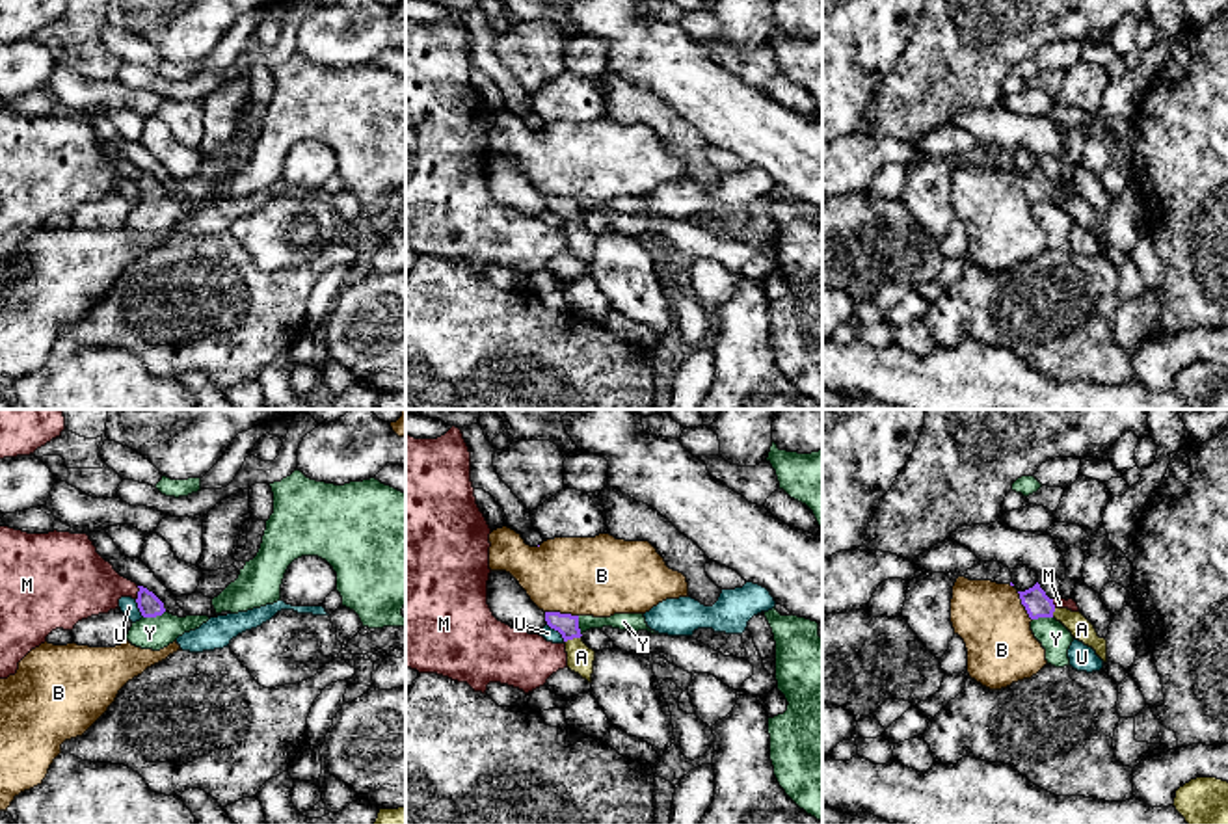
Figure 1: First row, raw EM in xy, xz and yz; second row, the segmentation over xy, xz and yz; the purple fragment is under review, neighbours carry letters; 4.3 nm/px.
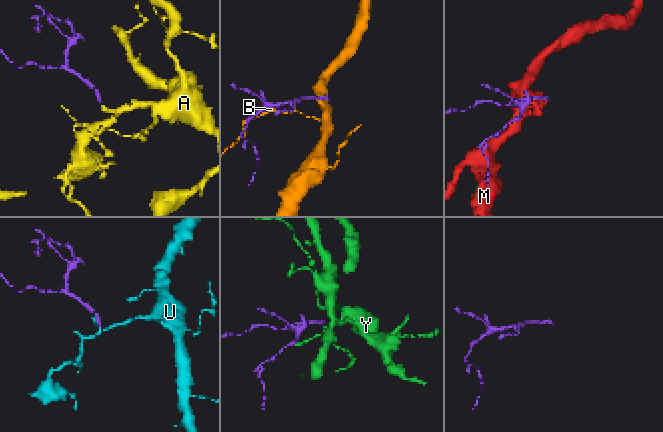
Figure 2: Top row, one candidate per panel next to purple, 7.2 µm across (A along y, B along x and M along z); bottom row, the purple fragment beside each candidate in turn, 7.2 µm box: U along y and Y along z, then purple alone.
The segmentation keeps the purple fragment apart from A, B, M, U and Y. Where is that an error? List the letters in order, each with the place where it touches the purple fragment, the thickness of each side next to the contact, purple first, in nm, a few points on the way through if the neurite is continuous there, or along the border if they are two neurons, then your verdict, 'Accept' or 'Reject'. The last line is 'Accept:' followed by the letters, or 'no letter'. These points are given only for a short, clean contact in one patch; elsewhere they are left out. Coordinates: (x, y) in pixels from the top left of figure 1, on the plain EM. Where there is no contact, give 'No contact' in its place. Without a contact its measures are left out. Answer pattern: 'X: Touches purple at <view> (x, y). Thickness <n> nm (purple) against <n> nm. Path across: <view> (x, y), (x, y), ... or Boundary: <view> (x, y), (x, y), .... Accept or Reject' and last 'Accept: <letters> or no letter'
A: Touches purple at xz (572, 222). Thickness 100 nm (purple) against 110 nm. Path across: xz (568, 209), (572, 222), (581, 240). Accept
B: Touches purple at xz (562, 198). Thickness 100 nm (purple) against 340 nm. Reject
M: Touches purple at xy (138, 177). Thickness 100 nm (purple) against 280 nm. Reject
U: Touches purple at xz (557, 212). Thickness 100 nm (purple) against 60 nm. Boundary: xz (547, 207), (564, 224). Reject
Y: Touches purple at xy (153, 199). Thickness 100 nm (purple) against 140 nm. Boundary: xy (164, 194), (144, 201). Reject
Accept: A

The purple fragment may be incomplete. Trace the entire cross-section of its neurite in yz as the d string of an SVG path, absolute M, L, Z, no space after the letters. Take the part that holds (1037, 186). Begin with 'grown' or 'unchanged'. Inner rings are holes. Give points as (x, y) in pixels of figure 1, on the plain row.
grown | M1038 166L1018 177L1031 203L1055 201L1072 216L1075 223L1092 231L1096 238L1107 246L1107 223L1098 219L1094 208L1081 195L1057 192L1053 182L1046 179Z

